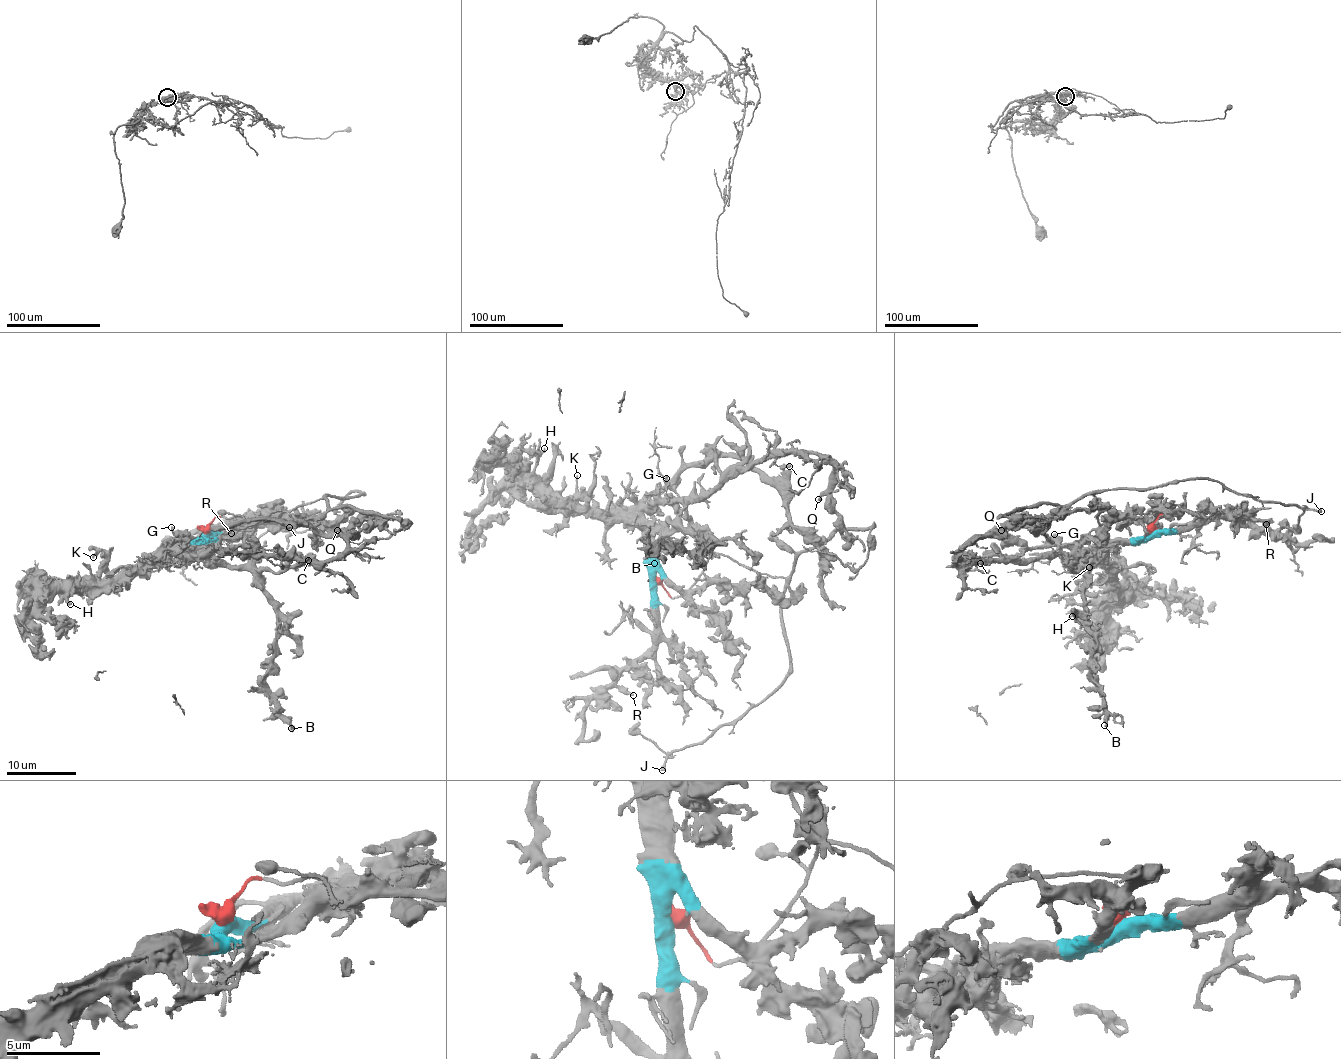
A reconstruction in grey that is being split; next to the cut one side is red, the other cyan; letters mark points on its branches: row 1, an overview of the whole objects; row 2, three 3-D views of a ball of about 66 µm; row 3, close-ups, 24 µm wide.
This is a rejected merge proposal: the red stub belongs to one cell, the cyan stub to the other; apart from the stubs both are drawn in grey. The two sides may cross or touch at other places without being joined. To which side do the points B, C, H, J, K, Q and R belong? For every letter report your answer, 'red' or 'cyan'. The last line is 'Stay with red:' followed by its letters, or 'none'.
B: cyan
C: cyan
H: cyan
J: red
K: cyan
Q: cyan
R: cyan
Stay with red: J

